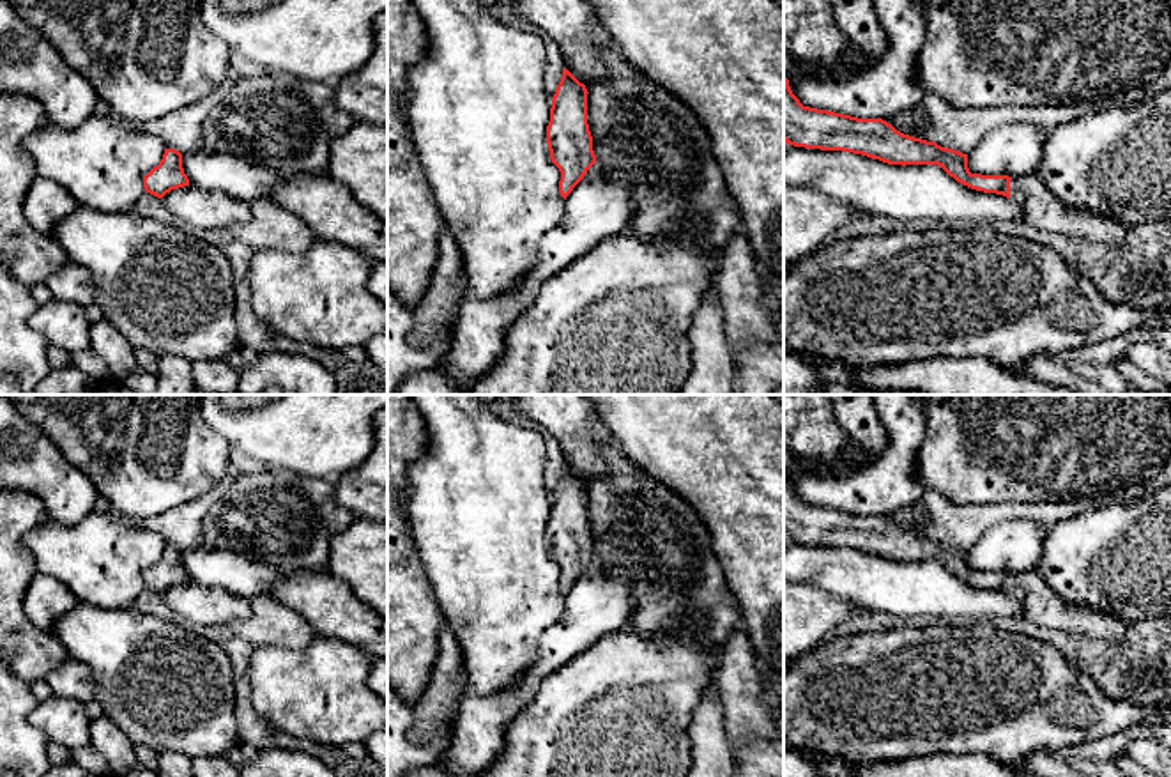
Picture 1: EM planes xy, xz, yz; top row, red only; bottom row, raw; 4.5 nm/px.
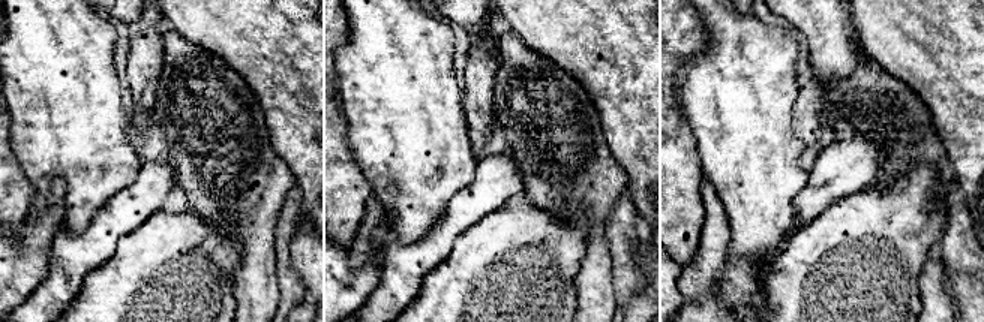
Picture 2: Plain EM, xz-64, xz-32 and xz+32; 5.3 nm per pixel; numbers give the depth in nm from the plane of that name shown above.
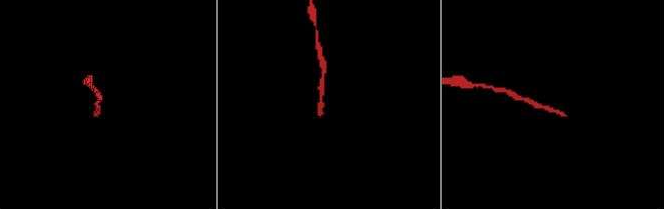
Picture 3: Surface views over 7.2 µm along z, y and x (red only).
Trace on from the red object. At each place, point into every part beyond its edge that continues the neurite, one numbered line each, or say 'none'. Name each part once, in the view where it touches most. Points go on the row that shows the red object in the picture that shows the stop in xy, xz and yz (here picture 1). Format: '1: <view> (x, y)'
1: yz (1040, 207)

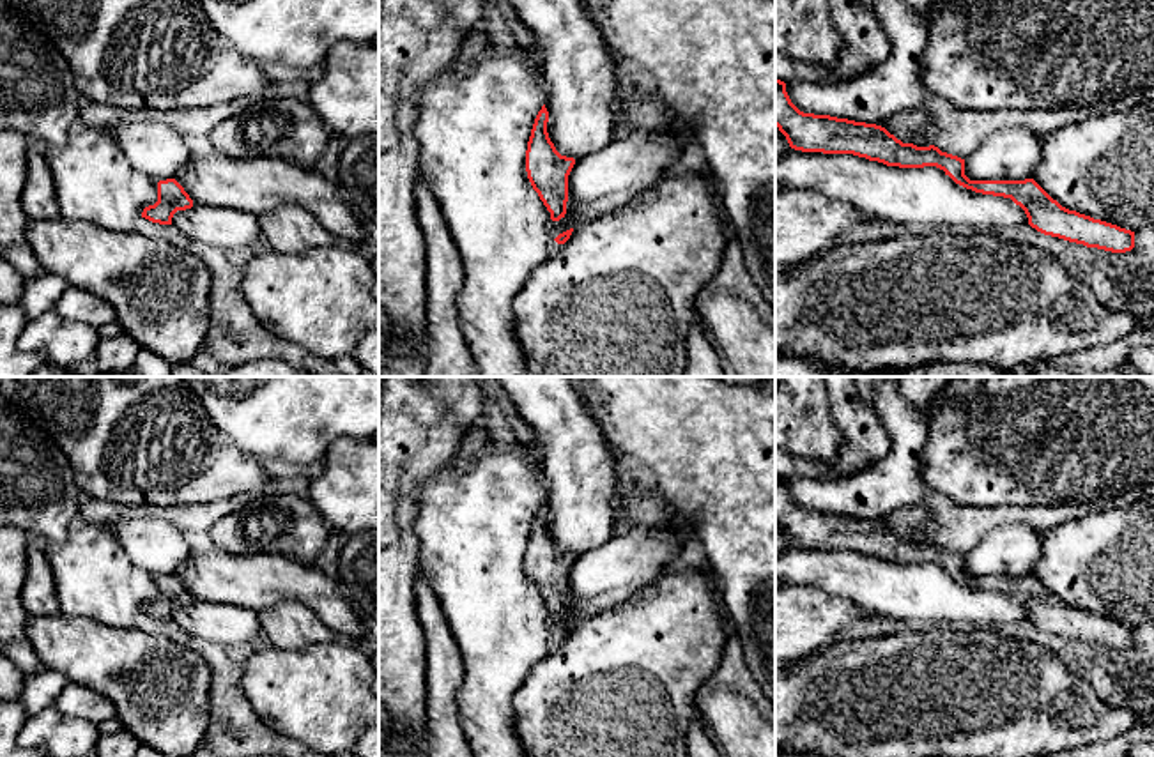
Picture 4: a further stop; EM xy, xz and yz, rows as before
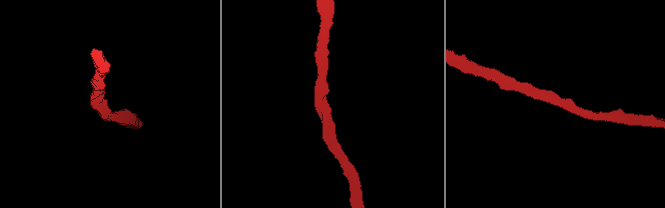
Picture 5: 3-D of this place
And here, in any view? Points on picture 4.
none

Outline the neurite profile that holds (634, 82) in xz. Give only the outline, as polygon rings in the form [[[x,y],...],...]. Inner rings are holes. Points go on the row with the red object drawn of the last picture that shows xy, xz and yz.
[[[612,53],[614,81],[619,92],[639,103],[646,99],[660,99],[653,76],[639,64]]]

